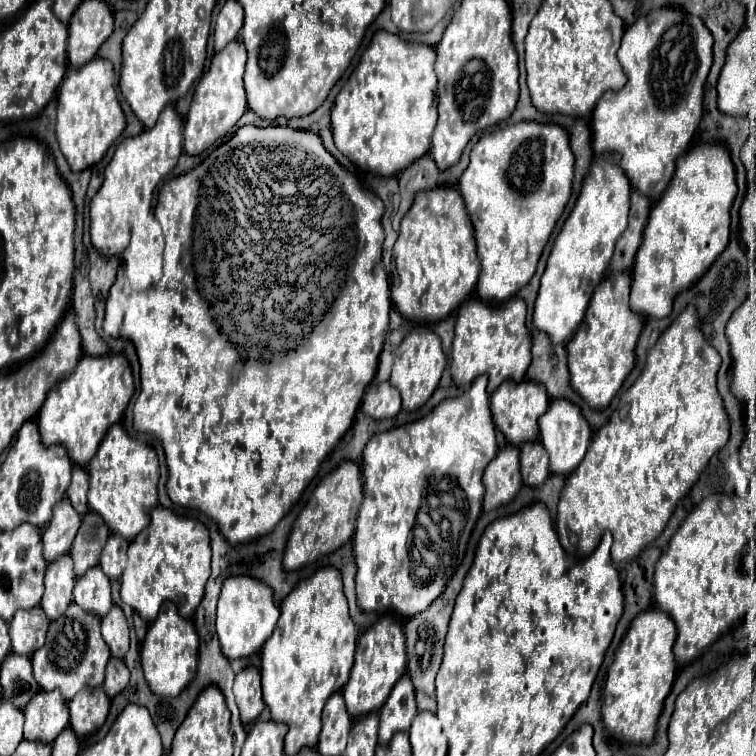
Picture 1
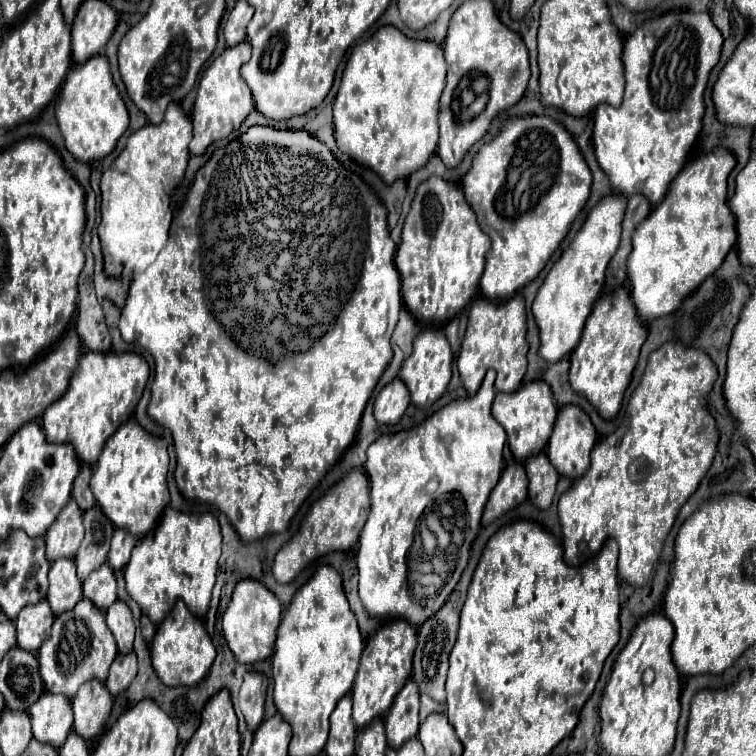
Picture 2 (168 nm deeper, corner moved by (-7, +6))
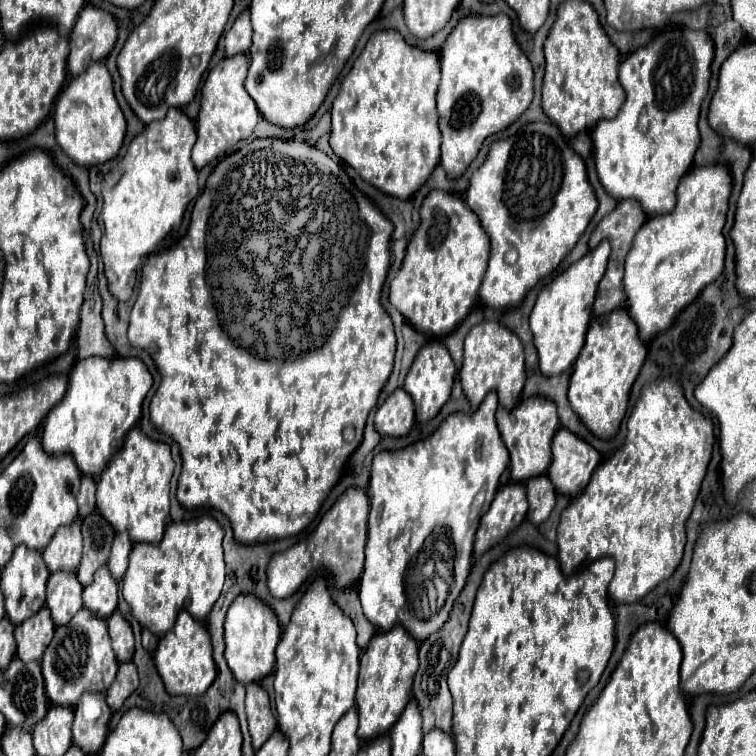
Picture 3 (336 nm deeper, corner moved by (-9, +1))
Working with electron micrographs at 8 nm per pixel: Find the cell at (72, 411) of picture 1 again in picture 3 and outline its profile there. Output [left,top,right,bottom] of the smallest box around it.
[41,357,153,477]

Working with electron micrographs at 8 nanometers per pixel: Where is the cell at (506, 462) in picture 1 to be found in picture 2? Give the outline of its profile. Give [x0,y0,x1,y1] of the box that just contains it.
[481,462,527,526]

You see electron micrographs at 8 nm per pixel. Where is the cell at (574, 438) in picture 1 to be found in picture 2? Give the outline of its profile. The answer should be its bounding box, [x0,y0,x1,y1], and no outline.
[547,404,597,478]

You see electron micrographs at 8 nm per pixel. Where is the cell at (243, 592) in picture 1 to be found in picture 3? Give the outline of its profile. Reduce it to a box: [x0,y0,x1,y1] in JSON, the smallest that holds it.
[225,595,281,683]

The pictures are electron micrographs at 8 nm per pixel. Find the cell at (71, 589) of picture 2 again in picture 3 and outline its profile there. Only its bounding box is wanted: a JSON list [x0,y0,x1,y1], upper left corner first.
[47,571,83,625]

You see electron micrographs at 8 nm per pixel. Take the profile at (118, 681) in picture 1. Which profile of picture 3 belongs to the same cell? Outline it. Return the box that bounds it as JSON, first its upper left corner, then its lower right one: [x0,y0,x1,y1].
[107,661,139,711]

